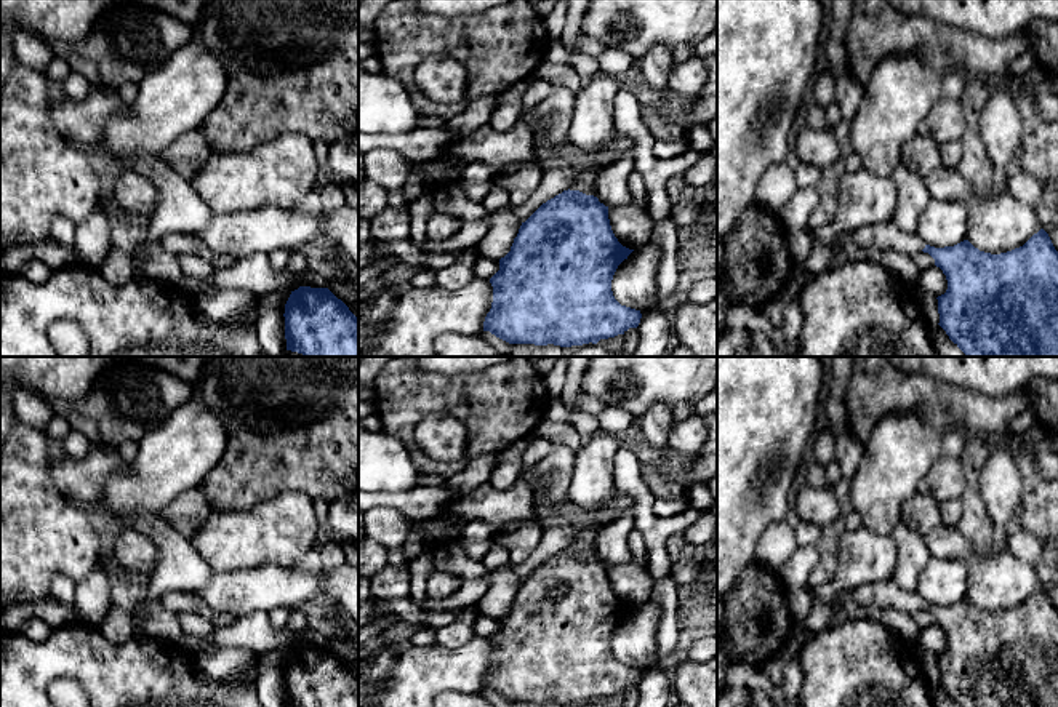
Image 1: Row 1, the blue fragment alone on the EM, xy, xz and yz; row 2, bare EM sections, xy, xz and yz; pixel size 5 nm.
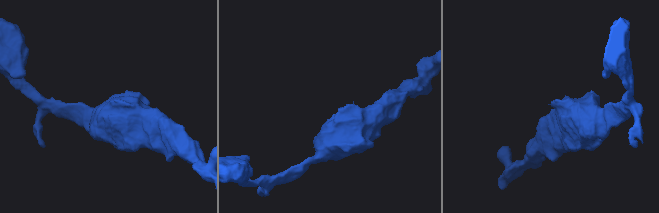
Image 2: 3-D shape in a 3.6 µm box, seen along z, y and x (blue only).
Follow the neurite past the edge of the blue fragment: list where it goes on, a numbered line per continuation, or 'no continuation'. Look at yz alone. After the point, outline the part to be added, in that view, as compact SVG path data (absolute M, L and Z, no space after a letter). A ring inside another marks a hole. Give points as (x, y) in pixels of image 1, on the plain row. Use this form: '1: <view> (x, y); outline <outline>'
1: yz (874, 597); outline M887 581L839 592L829 606L832 609L831 627L836 627L855 613L877 614L887 608L896 608L914 614L925 606L925 601L916 592L901 590L892 581Z

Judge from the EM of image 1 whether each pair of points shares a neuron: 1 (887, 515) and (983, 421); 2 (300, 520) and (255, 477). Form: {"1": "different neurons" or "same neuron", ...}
{"1": "different neurons", "2": "different neurons"}

